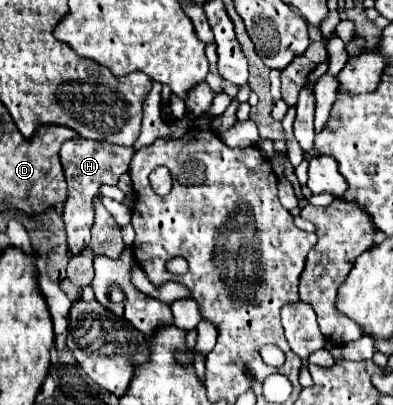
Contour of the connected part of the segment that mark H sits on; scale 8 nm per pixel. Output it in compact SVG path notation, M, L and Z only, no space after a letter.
M70 138L60 148L60 160L64 166L66 182L68 182L68 200L62 210L62 220L66 224L68 236L68 252L70 256L80 254L90 244L90 228L94 224L94 200L100 198L102 184L118 184L120 174L128 172L130 160L134 156L134 148L122 148L106 142L92 142L84 138Z

